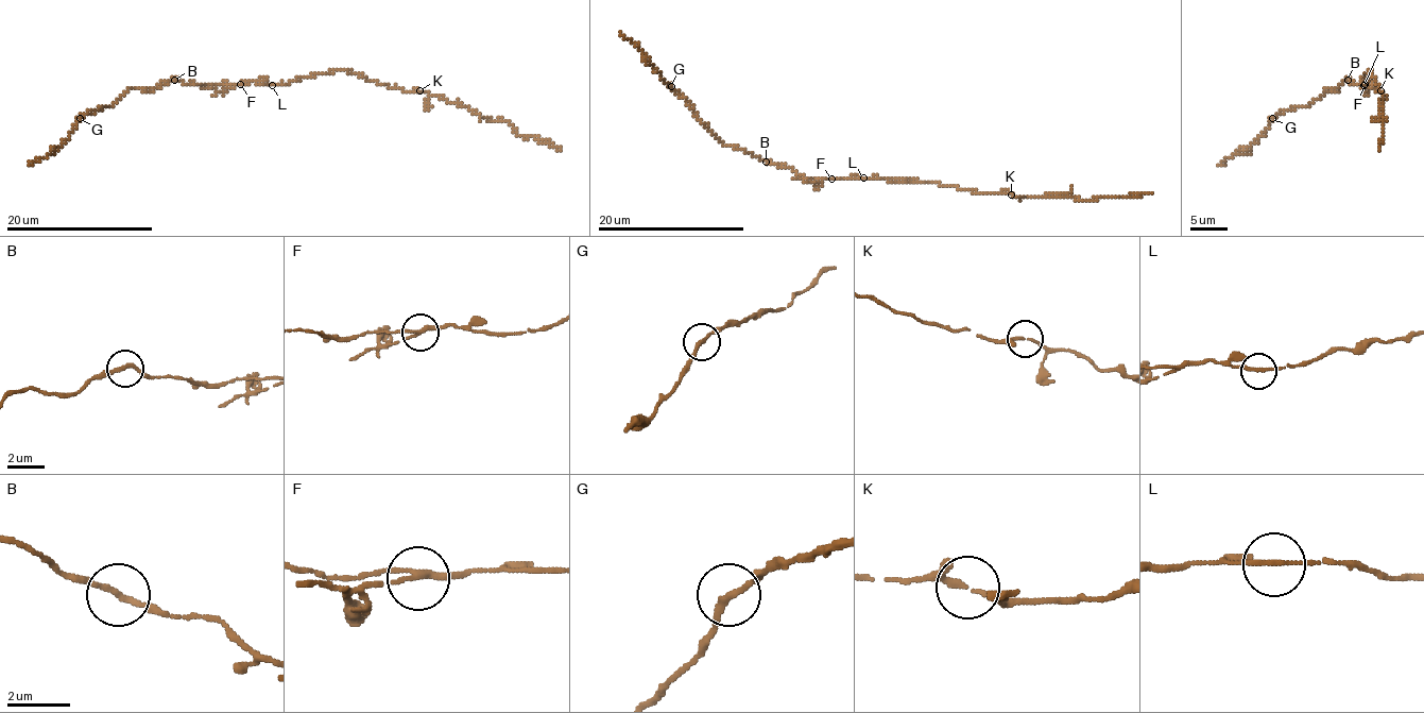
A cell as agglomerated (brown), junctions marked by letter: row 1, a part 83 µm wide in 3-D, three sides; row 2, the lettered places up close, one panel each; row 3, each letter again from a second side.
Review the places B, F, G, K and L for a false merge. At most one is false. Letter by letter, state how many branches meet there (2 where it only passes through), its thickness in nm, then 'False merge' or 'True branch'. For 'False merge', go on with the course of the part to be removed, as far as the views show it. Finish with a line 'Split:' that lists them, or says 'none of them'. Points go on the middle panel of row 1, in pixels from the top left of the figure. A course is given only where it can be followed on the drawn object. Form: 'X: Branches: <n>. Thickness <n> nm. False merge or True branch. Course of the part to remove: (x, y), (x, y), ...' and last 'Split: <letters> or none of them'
B: Branches: 2. Thickness 180 nm. True branch
F: Branches: 3. Thickness 180 nm. False merge. Course of the part to remove: (831, 180), (803, 180)
G: Branches: 2. Thickness 190 nm. True branch
K: Branches: 3. Thickness 120 nm. True branch
L: Branches: 2. Thickness 160 nm. True branch
Split: F

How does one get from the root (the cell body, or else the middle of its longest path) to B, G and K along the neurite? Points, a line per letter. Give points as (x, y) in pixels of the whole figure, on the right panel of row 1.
B: (1364, 84), (1356, 85), (1348, 80)
G: (1364, 84), (1356, 85), (1348, 80), (1338, 89), (1327, 89), (1310, 105), (1296, 105), (1272, 118)
K: (1364, 84), (1369, 69), (1380, 90)

